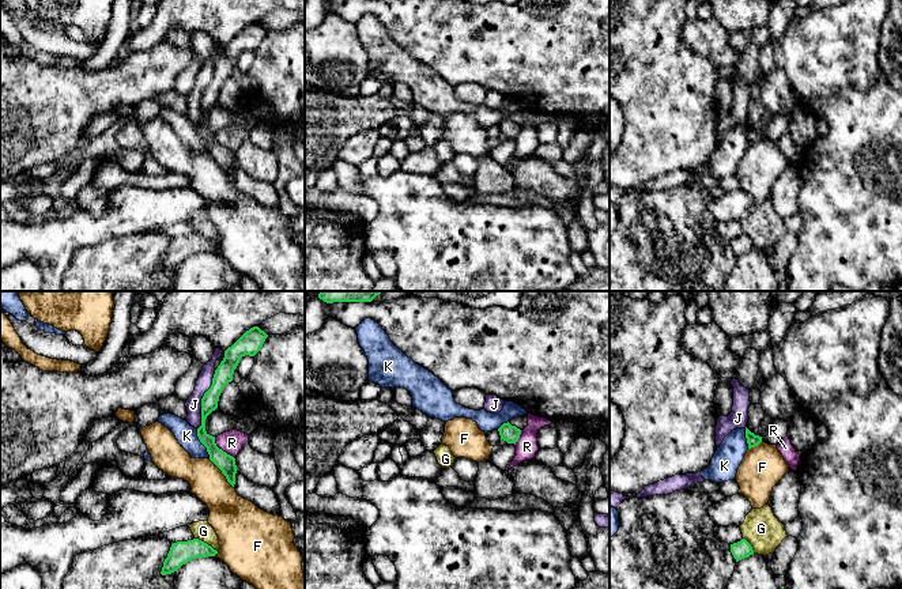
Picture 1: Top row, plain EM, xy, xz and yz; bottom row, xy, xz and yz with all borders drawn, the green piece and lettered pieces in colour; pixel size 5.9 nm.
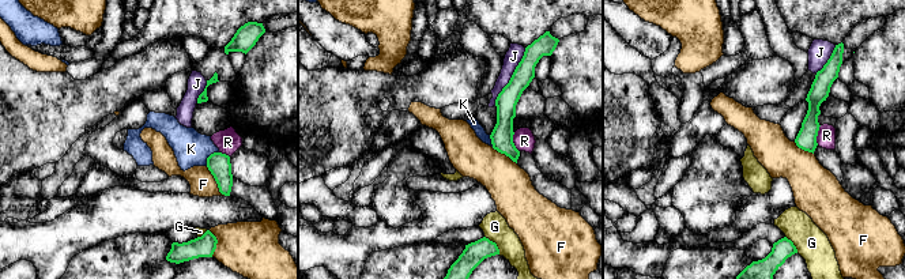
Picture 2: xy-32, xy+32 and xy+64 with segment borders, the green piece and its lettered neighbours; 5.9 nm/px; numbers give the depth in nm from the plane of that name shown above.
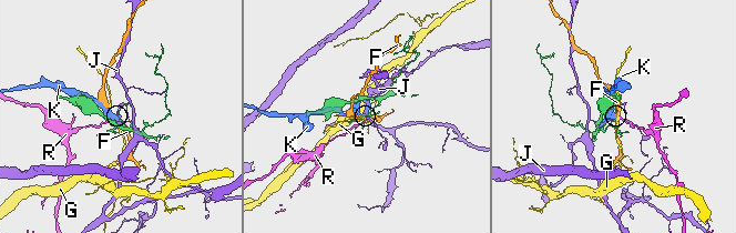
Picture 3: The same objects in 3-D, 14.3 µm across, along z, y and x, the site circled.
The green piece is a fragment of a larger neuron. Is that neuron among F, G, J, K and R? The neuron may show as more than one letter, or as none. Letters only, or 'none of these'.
none of these

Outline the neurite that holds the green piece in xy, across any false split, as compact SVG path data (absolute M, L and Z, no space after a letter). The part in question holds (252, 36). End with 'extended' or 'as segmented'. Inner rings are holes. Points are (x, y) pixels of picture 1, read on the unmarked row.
M258 22L246 26L231 42L224 46L224 53L215 65L212 80L201 94L201 121L197 124L200 137L207 143L210 155L222 166L227 177L234 182L237 161L235 154L215 139L215 133L234 125L237 114L218 103L223 83L233 76L234 65L242 52L254 52L263 42L268 30Z | extended

